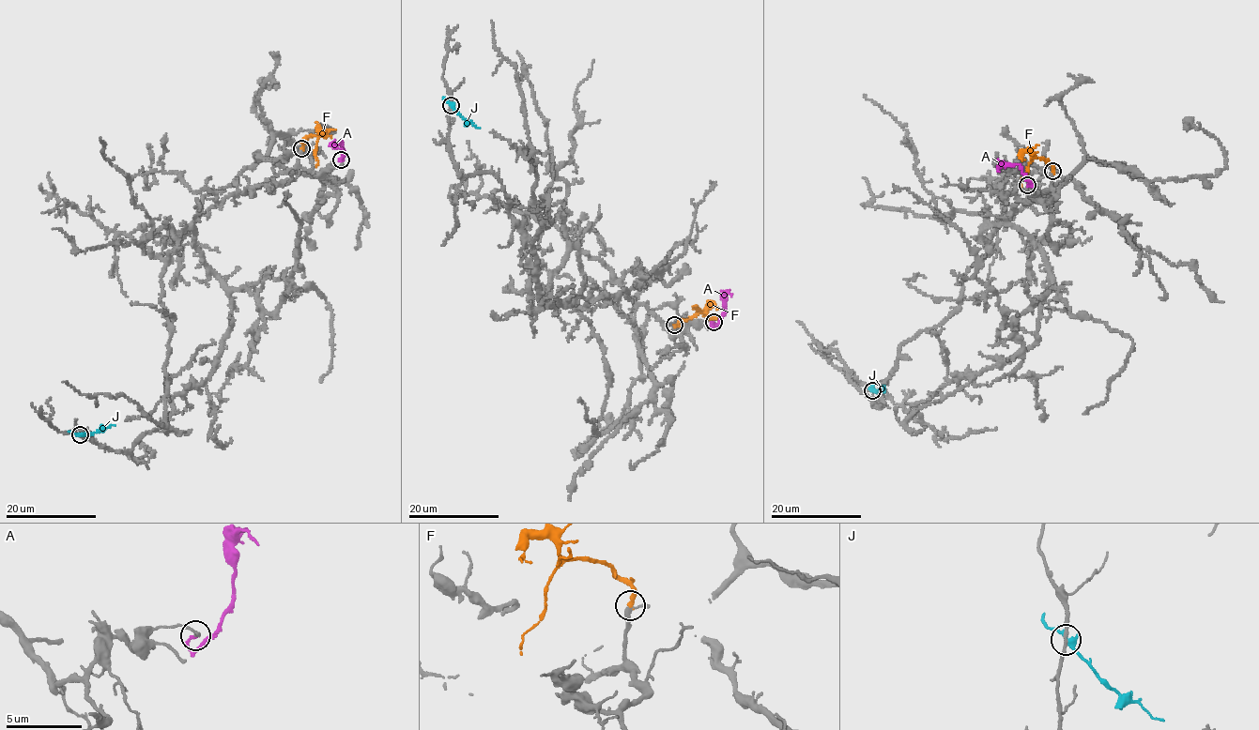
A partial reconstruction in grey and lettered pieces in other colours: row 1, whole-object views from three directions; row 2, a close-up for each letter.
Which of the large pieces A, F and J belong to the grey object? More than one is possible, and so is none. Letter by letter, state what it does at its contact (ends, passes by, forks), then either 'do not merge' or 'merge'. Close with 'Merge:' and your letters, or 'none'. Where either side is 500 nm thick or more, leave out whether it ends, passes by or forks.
A: it ends | do not merge
F: it ends | merge
J: it passes by | do not merge
Merge: F

